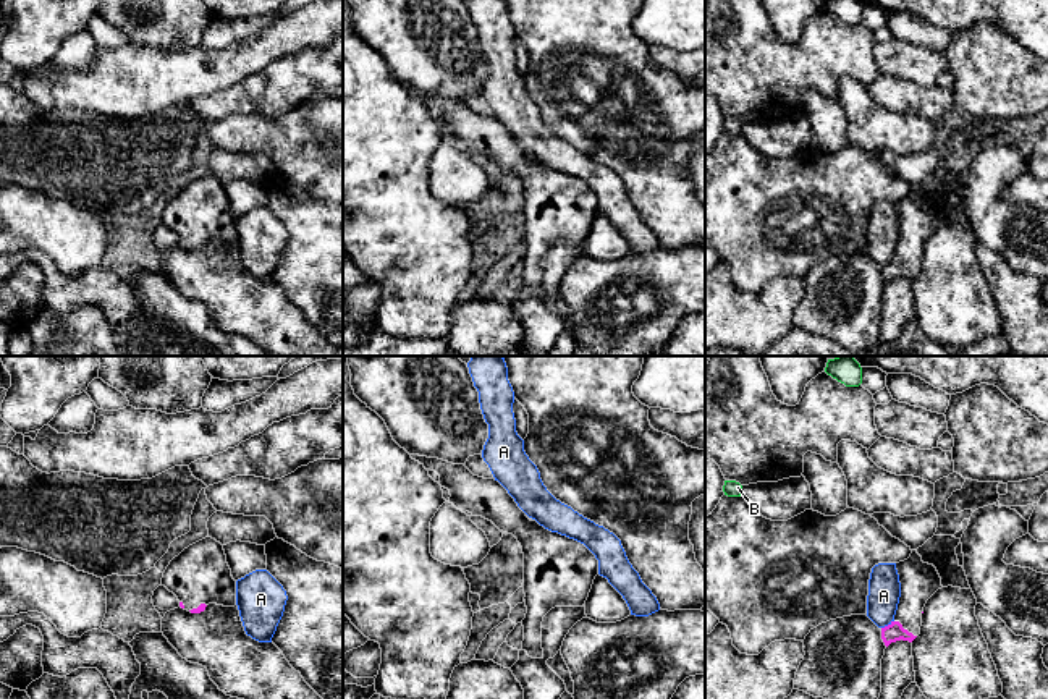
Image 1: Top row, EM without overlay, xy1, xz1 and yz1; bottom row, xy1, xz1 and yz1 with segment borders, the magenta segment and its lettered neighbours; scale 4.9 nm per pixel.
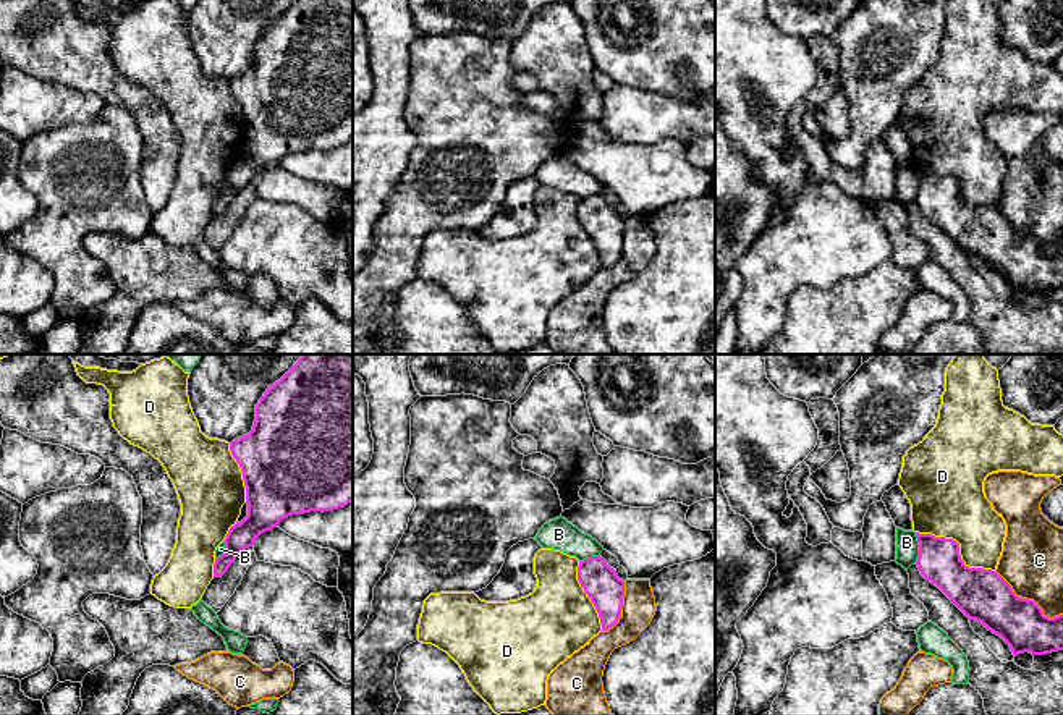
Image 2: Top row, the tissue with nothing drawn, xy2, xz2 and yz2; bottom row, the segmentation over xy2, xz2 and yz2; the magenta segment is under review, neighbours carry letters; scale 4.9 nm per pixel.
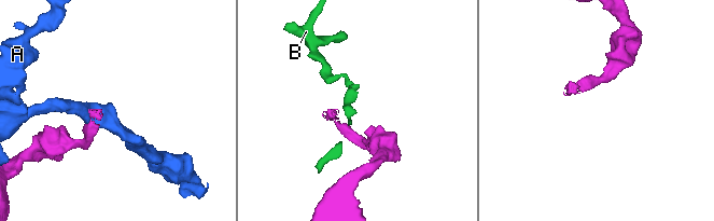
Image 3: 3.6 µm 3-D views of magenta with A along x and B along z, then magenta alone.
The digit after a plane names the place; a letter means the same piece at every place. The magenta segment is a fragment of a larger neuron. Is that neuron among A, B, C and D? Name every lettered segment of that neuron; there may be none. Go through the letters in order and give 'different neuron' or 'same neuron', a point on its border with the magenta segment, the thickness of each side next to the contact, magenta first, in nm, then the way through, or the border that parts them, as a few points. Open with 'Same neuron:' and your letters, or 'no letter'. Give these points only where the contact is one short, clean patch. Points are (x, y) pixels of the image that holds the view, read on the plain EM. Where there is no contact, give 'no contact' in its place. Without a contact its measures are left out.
Same neuron: no letter
A: different neuron; contact yz1 (888, 262); calibres 90 and 160 nm; border yz1 (893, 258), (882, 266)
B: different neuron; contact yz2 (919, 185); calibres 220 and 110 nm; border yz2 (914, 170), (918, 180), (916, 199)
C: different neuron; contact yz2 (1026, 236); calibres 260 and 300 nm
D: different neuron; contact yz2 (958, 185); calibres 240 and 380 nm

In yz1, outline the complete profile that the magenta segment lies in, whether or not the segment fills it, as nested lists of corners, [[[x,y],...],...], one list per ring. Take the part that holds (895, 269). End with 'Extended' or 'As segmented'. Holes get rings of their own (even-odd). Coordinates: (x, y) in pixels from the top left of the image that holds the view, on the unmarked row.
[[[917,188],[896,201],[901,220],[901,235],[894,257],[881,265],[881,277],[888,285],[896,278],[912,280],[920,272],[922,248],[927,238],[941,227],[941,215],[933,202],[923,201]]]. Extended

